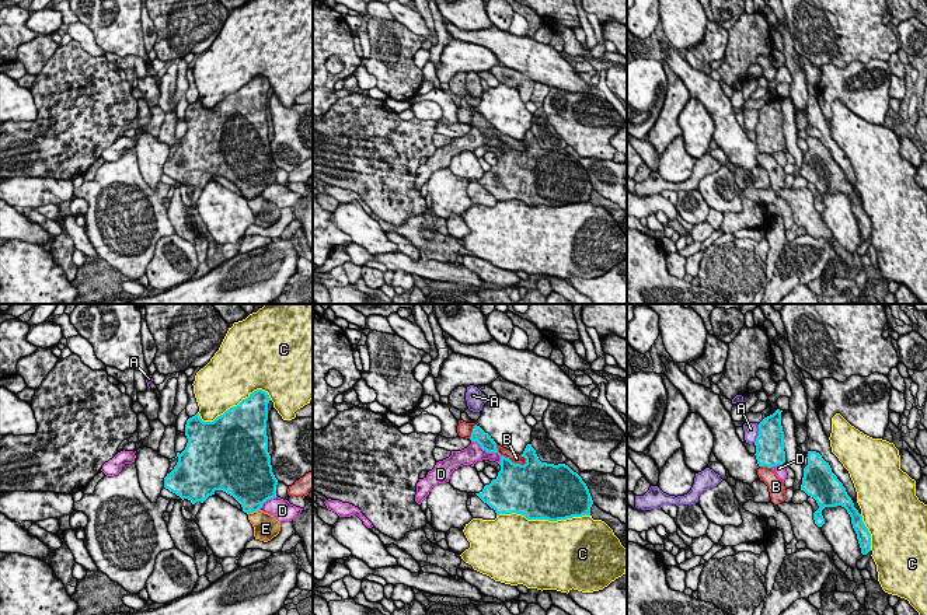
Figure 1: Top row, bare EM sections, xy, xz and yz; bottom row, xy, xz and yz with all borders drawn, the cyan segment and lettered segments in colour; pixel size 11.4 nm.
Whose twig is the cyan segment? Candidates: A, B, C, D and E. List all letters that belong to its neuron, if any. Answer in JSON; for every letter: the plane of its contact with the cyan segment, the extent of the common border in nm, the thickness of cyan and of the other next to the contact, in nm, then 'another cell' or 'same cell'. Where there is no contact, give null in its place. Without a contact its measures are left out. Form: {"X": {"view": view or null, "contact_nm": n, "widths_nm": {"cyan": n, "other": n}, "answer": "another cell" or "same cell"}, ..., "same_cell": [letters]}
{"A": {"view": "yz", "contact_nm": 220, "widths_nm": {"cyan": 320, "other": 160}, "answer": "another cell"}, "B": {"view": "xz", "contact_nm": 420, "widths_nm": {"cyan": 380, "other": 120}, "answer": "another cell"}, "C": {"view": "xz", "contact_nm": 1050, "widths_nm": {"cyan": 500, "other": 480}, "answer": "another cell"}, "D": {"view": "xz", "contact_nm": 420, "widths_nm": {"cyan": 160, "other": 200}, "answer": "another cell"}, "E": {"view": "xy", "contact_nm": 140, "widths_nm": {"cyan": 400, "other": 280}, "answer": "another cell"}, "same_cell": []}

